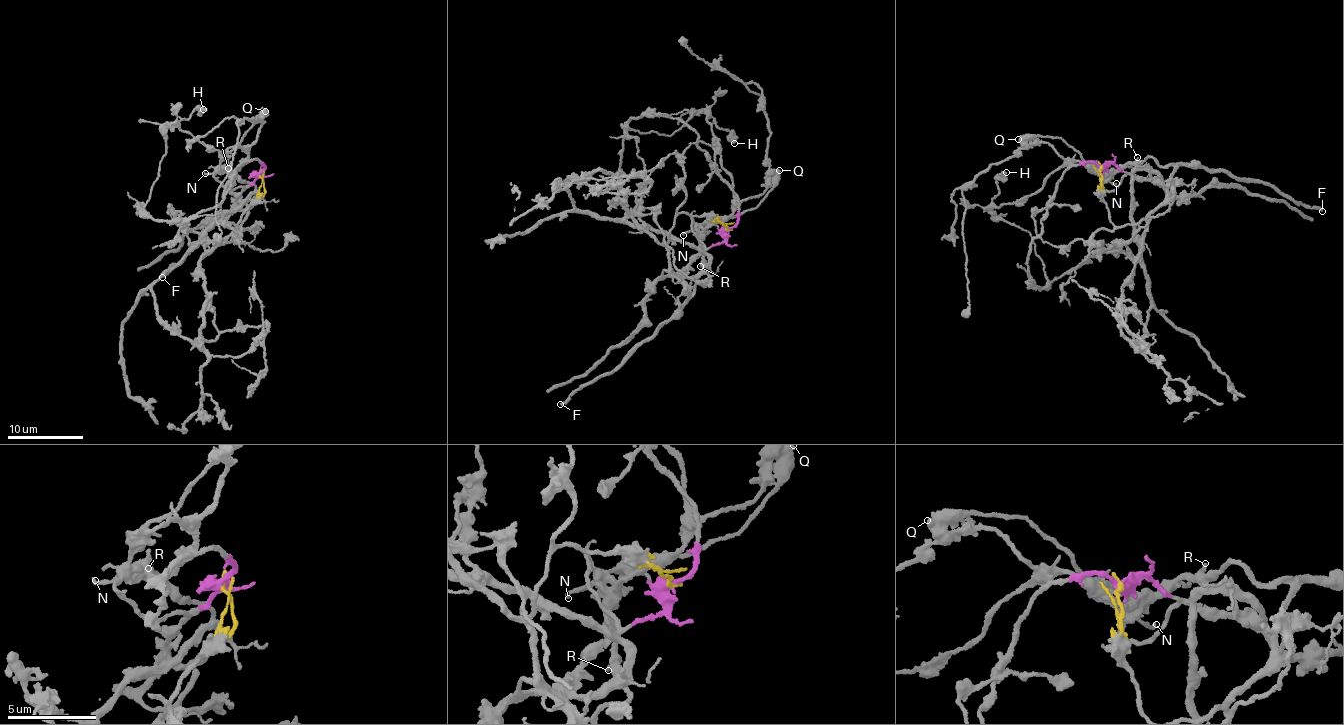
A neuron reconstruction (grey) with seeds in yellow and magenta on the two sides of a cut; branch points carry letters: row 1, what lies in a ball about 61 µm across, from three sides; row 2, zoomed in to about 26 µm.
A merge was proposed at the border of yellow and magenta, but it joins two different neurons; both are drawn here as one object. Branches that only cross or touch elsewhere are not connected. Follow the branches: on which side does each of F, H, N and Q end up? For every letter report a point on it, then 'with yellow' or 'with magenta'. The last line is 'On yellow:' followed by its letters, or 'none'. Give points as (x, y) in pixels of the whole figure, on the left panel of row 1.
F: (162, 277) | with yellow
H: (203, 109) | with yellow
N: (205, 173) | with magenta
Q: (265, 111) | with magenta
On yellow: F, H

